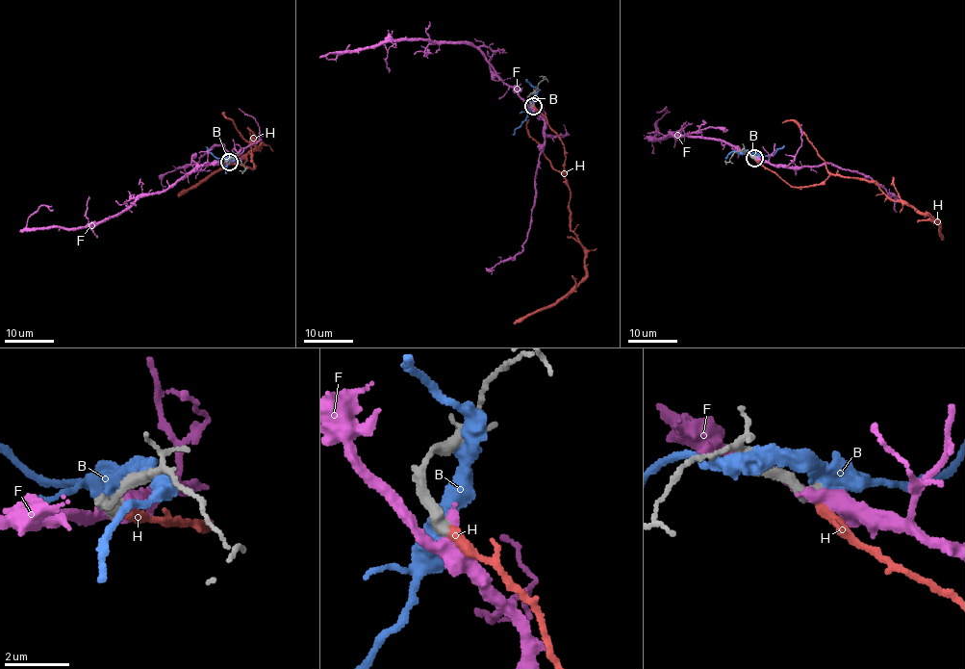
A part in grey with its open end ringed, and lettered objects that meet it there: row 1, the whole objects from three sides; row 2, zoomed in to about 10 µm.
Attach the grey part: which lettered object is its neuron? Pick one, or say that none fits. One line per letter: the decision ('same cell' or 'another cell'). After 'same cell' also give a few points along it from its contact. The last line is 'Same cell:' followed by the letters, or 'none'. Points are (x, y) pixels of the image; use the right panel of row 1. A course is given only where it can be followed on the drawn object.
B: another cell
F: another cell
H: same cell | via (754, 158), (793, 187), (821, 184), (831, 175), (872, 181), (893, 200), (931, 217), (943, 239)
Same cell: H

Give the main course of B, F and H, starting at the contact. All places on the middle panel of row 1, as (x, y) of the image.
B: (531, 106), (536, 88), (525, 80)
F: (533, 105), (504, 81), (487, 57), (468, 44), (418, 38), (325, 56), (335, 59), (350, 44)
H: (533, 105), (545, 117), (563, 145), (571, 229), (584, 251), (585, 274), (553, 304), (520, 317), (514, 323)

